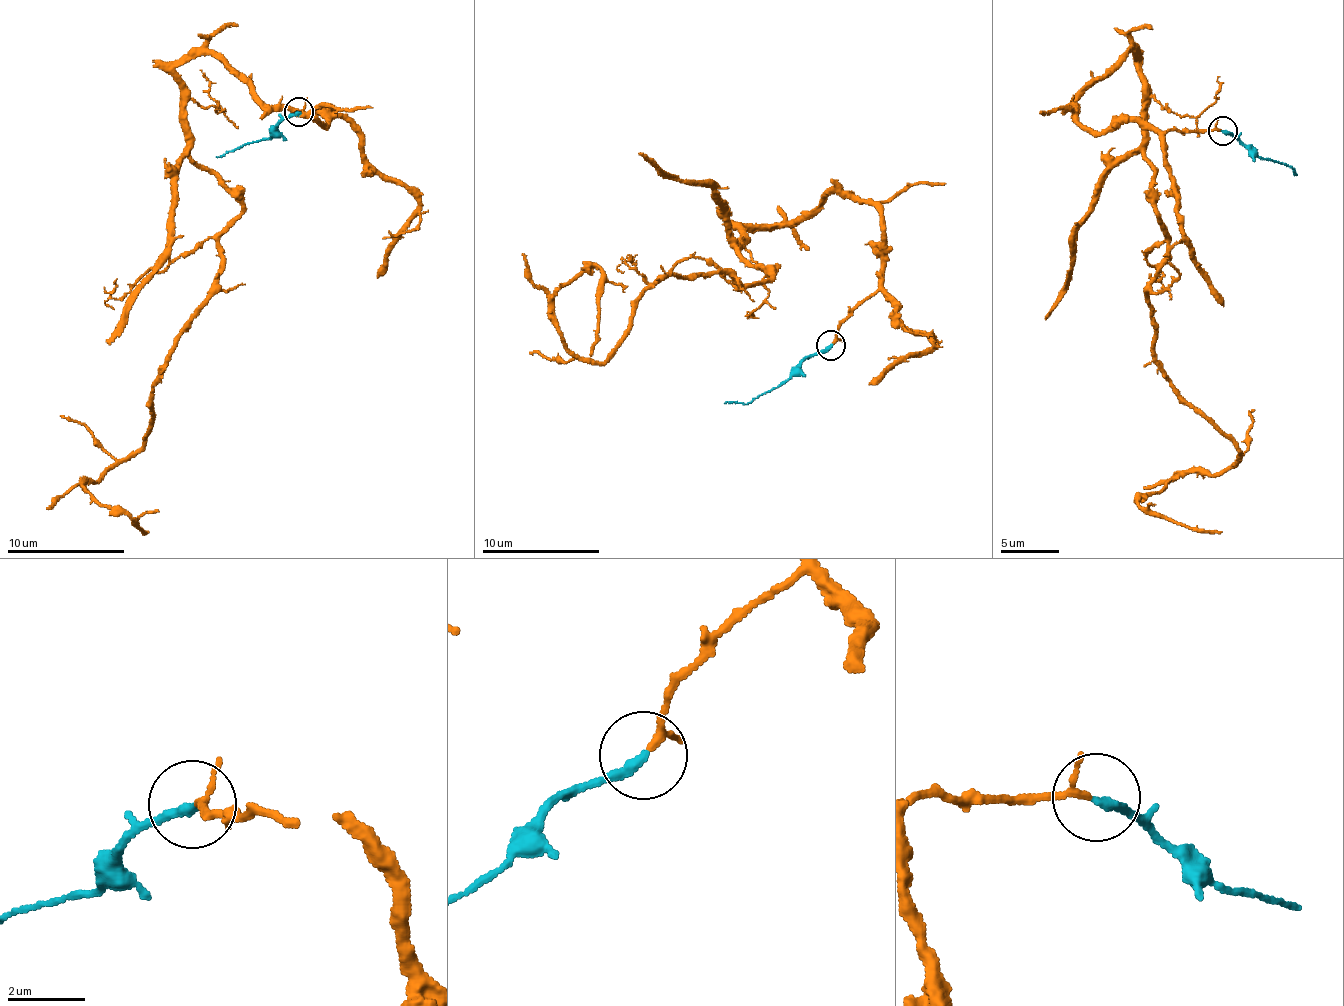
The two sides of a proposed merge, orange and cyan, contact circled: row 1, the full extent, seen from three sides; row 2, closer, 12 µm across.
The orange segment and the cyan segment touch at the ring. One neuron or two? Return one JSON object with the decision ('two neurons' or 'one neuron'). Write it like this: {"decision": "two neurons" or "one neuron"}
{"decision": "one neuron"}

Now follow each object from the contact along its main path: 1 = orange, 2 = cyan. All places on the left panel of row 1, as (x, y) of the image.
1: (299, 112), (332, 115), (177, 67), (186, 154), (242, 214), (151, 431), (83, 484), (143, 532)
2: (299, 112), (284, 117), (260, 141), (216, 156)

